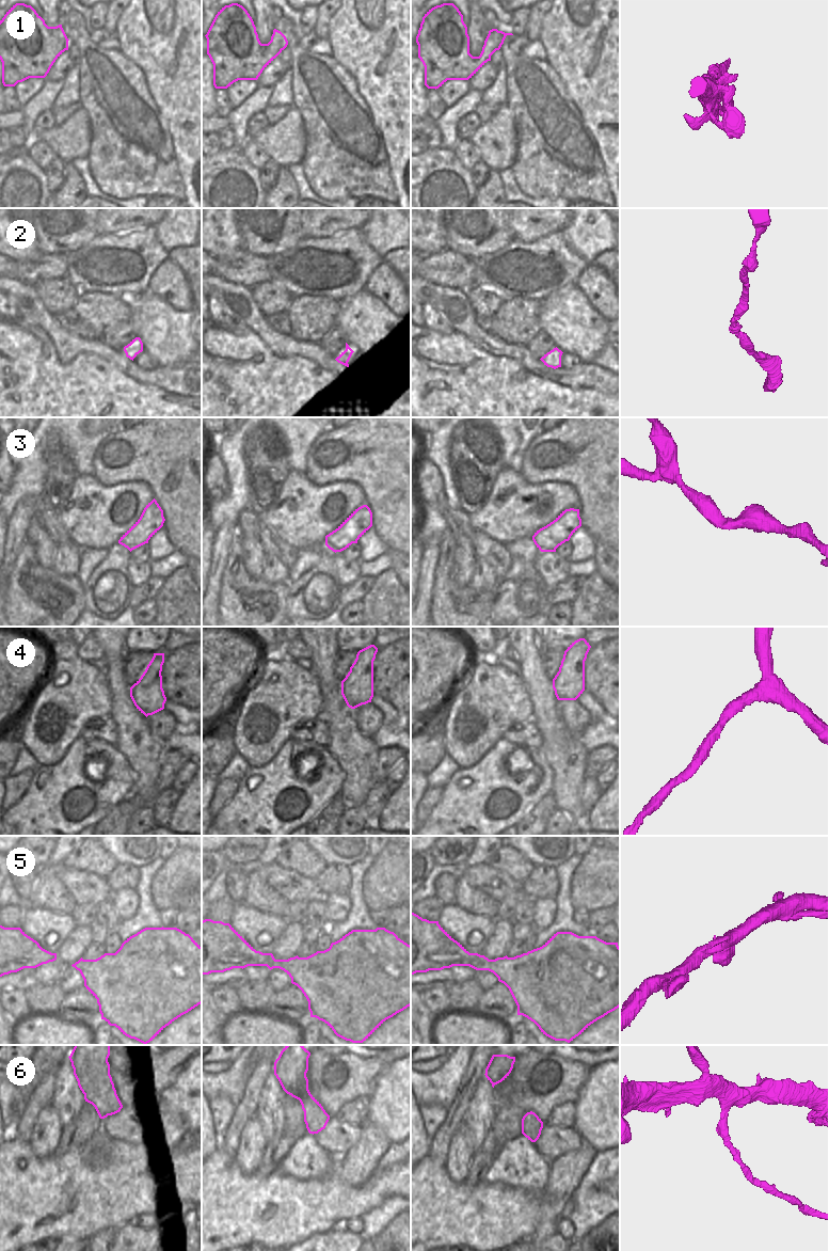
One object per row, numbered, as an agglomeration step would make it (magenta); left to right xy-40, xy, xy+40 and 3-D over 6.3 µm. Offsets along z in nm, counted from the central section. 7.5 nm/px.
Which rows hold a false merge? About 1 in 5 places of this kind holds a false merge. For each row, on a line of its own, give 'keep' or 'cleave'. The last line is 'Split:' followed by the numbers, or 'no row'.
1: keep
2: keep
3: keep
4: keep
5: keep
6: cleave
Split: 6

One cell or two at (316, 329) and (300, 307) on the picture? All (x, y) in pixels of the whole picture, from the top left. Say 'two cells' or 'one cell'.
one cell

